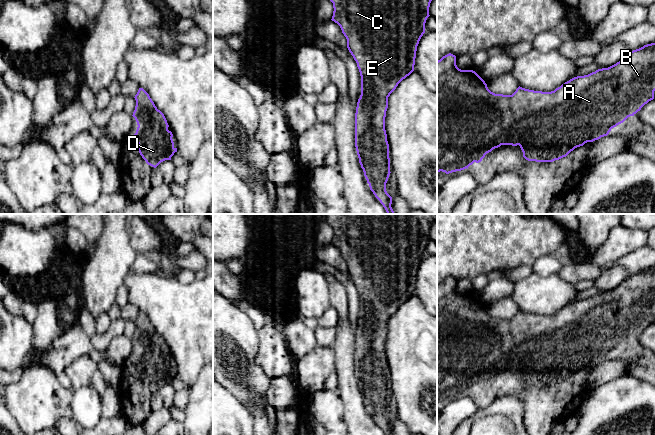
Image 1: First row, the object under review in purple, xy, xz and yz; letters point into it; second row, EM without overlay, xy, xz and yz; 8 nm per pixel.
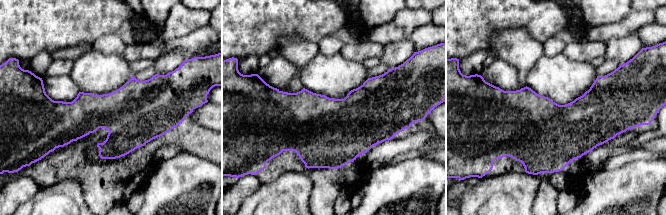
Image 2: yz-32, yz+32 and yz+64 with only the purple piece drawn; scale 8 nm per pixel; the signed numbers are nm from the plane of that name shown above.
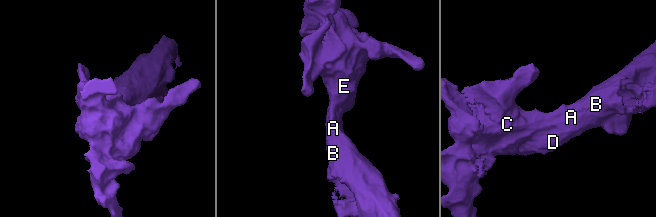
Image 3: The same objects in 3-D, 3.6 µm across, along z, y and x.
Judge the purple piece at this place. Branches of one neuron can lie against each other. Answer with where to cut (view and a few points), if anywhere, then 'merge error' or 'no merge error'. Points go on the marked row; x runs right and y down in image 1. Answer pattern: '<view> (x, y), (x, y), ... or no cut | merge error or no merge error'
no cut | no merge error

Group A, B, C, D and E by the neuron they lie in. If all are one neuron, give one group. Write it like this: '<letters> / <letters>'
A B C D E

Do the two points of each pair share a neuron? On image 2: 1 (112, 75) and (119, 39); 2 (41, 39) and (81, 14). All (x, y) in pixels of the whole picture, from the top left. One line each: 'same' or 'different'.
1: different
2: same

